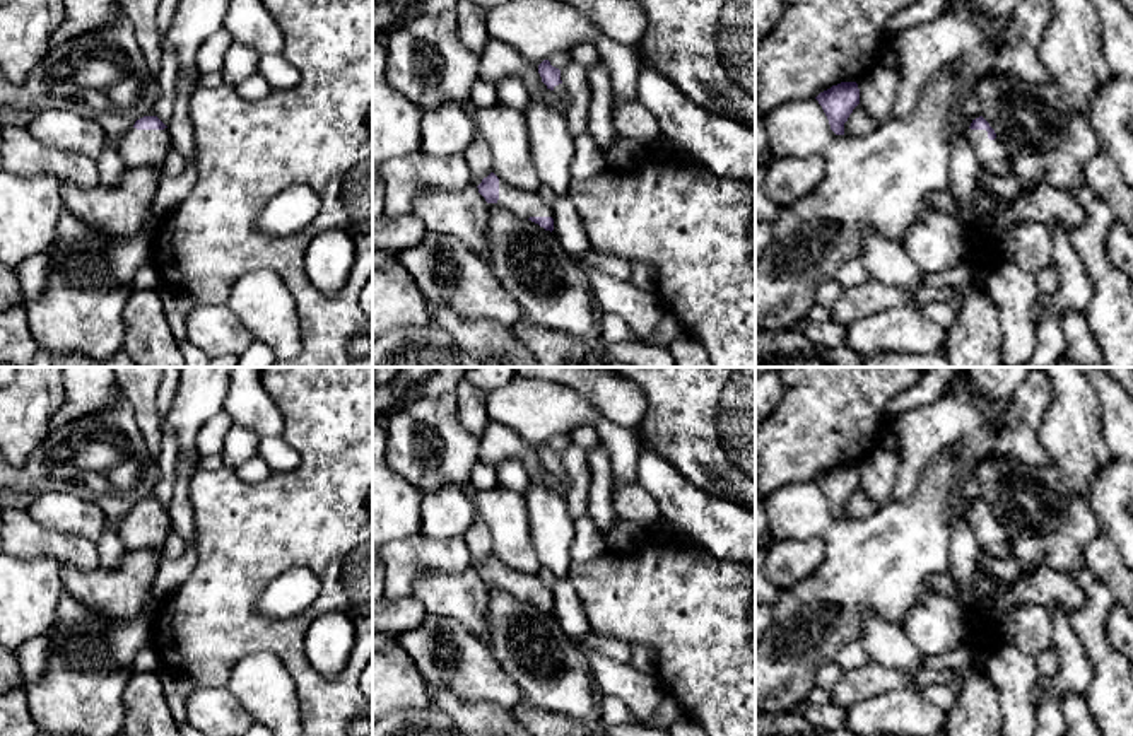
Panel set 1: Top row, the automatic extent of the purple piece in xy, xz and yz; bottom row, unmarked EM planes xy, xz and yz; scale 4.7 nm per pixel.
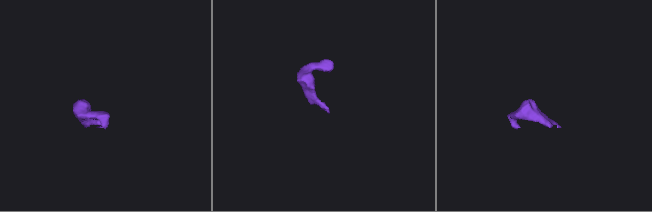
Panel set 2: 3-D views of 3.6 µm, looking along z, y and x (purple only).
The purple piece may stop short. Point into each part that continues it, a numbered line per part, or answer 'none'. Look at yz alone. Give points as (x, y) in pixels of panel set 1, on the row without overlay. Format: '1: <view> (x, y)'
1: yz (992, 537)

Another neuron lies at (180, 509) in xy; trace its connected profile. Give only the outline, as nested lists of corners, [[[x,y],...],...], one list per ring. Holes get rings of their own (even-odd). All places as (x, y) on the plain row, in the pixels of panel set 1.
[[[198,454],[181,458],[176,464],[176,482],[173,488],[173,499],[167,507],[173,531],[178,533],[188,545],[195,541],[195,517],[193,505],[190,502],[190,480],[198,470]]]

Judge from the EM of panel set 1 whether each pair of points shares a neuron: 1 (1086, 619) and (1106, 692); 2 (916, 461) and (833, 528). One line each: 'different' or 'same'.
1: same
2: different

